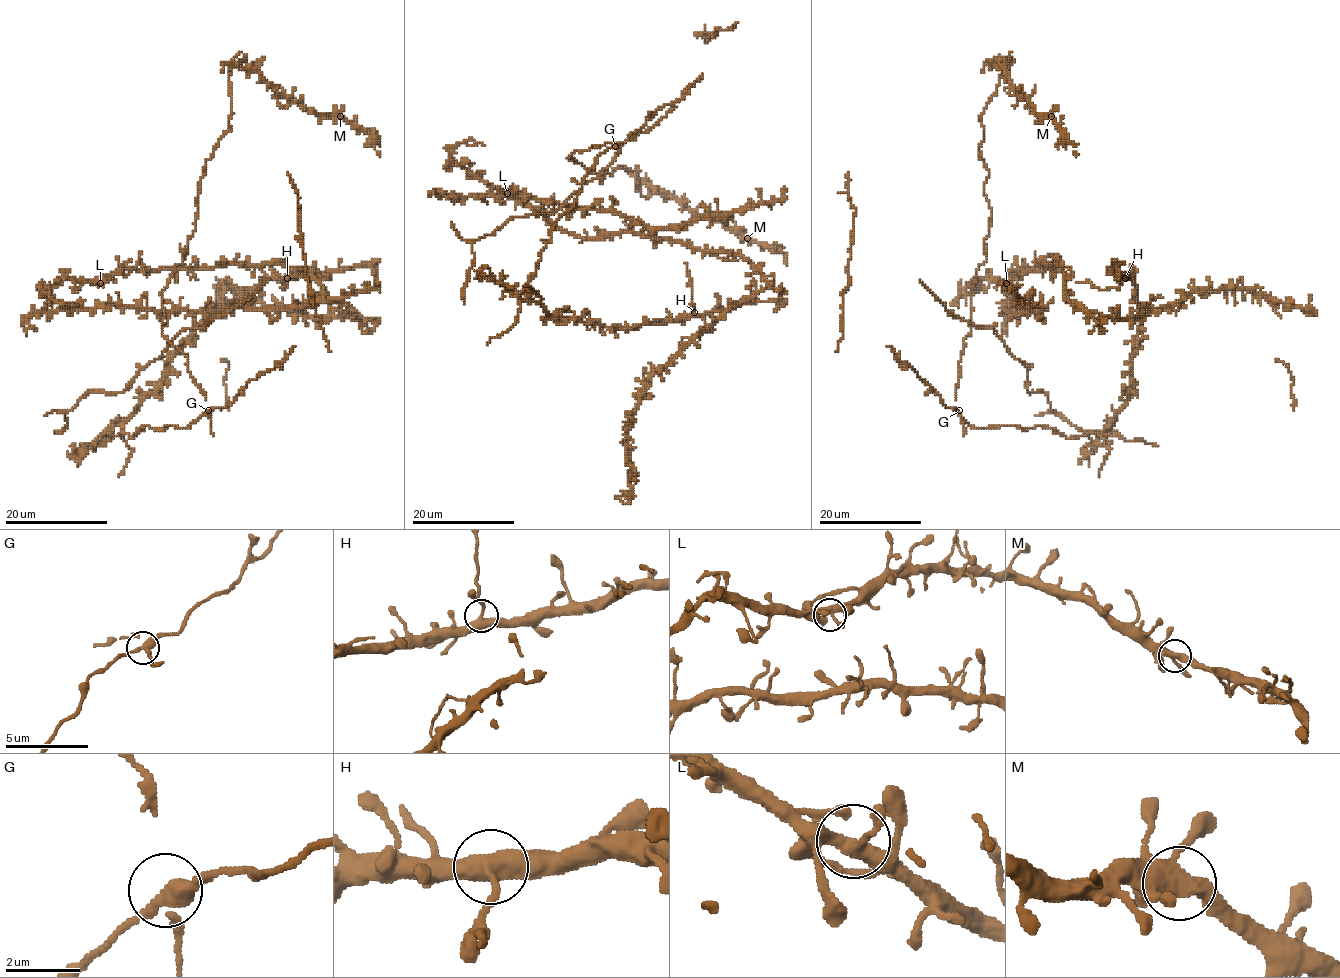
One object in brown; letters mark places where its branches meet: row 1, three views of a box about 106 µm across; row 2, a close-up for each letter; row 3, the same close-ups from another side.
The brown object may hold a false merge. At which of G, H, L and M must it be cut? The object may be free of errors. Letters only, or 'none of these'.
G

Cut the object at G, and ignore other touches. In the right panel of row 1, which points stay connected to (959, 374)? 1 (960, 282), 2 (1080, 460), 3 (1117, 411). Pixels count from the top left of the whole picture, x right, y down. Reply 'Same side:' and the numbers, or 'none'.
Same side: 1, 2, 3

